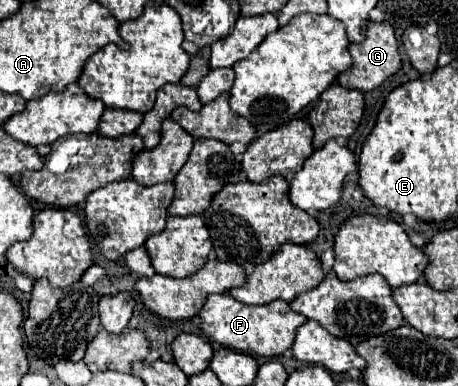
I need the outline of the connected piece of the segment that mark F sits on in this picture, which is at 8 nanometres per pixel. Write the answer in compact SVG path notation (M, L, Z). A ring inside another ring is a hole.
M210 294L208 302L200 312L200 318L202 318L200 330L210 340L222 346L230 346L234 350L242 350L252 356L266 356L266 358L280 356L282 352L290 350L298 326L308 322L308 318L294 312L288 302L278 300L264 306L252 306L234 300L230 294Z

